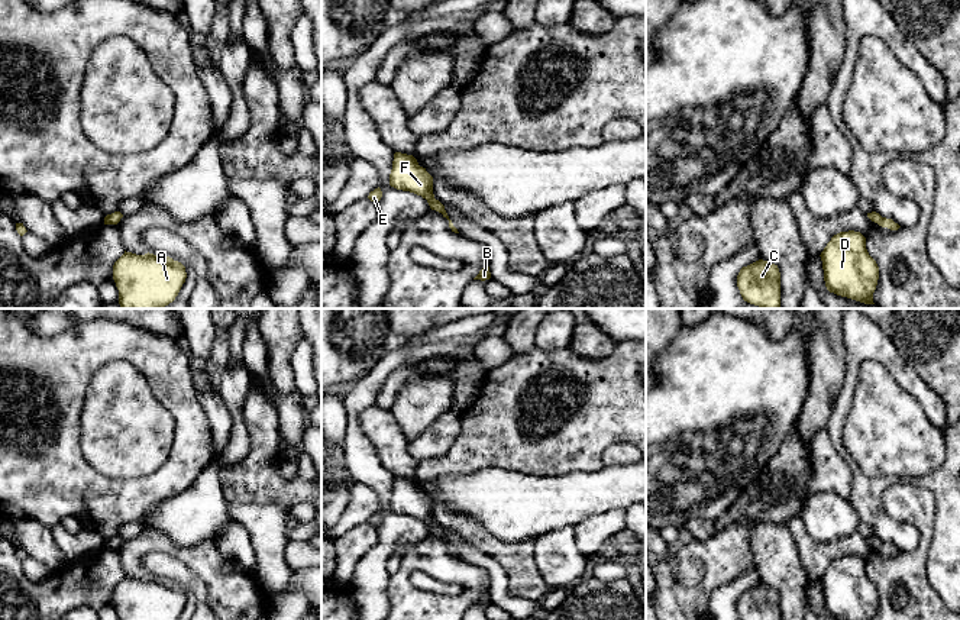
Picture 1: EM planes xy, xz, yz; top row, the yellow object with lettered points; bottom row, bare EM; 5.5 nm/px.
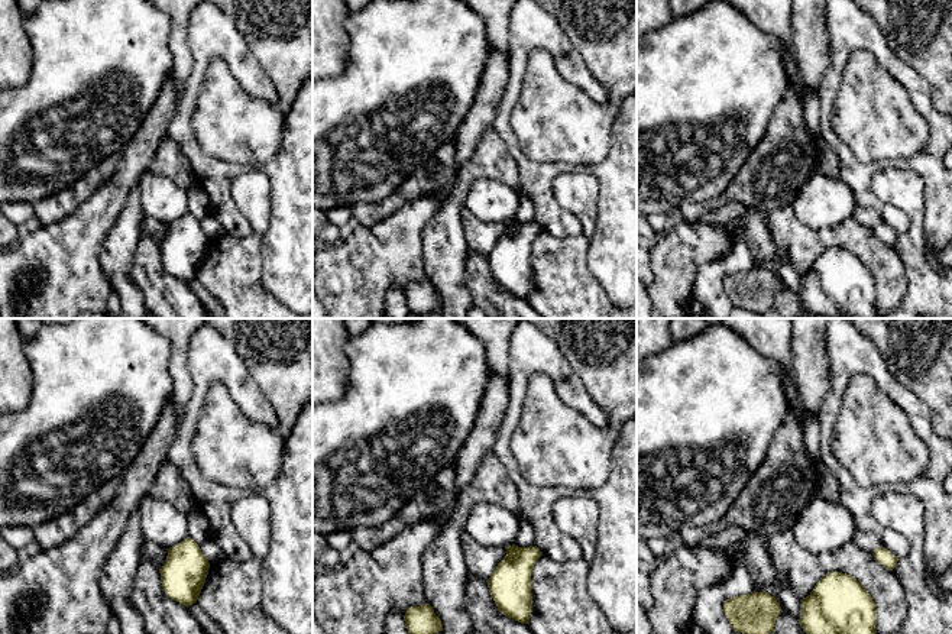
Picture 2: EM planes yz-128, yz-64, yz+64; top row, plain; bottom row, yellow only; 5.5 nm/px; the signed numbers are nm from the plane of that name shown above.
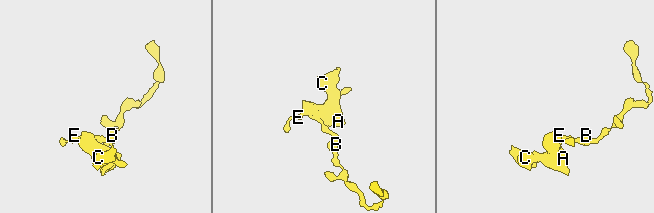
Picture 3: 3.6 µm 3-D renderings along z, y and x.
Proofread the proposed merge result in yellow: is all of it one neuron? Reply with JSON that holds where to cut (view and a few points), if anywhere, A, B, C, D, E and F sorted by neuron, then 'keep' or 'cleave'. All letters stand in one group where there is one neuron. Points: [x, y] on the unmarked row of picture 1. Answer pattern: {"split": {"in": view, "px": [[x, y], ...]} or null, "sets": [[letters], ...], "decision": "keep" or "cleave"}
{"split": null, "sets": [["A", "B", "C", "D", "E", "F"]], "decision": "keep"}

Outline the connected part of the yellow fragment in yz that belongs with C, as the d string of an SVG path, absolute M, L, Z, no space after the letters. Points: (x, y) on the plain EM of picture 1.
M759 584L743 591L737 600L741 620L780 620L780 597L778 590Z

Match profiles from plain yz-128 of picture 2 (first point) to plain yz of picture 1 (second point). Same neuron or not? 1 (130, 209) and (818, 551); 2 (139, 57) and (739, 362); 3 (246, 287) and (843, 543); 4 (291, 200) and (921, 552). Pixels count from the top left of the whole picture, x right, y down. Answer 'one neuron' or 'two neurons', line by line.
1: two neurons
2: one neuron
3: two neurons
4: two neurons

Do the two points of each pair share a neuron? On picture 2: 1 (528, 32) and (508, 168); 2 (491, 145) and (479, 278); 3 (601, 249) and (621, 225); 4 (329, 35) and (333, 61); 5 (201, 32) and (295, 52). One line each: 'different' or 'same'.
1: different
2: different
3: same
4: same
5: different

